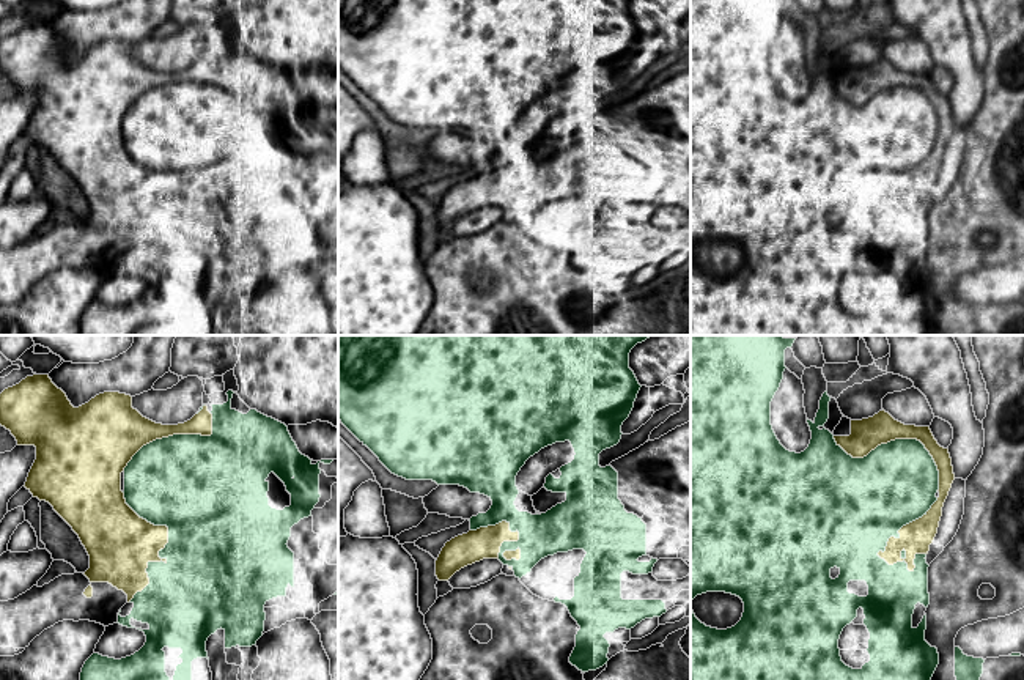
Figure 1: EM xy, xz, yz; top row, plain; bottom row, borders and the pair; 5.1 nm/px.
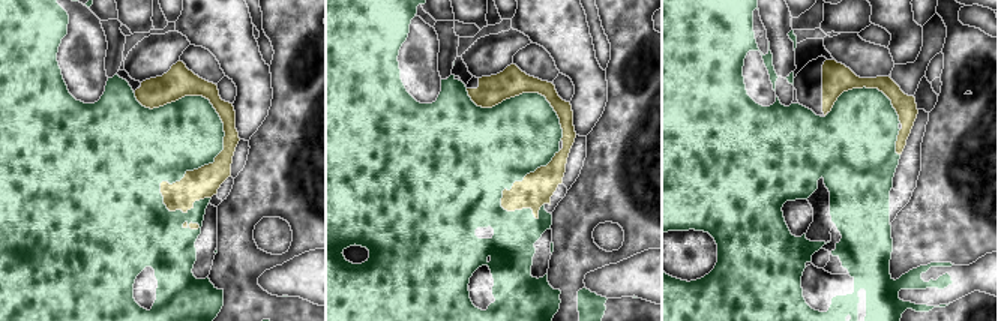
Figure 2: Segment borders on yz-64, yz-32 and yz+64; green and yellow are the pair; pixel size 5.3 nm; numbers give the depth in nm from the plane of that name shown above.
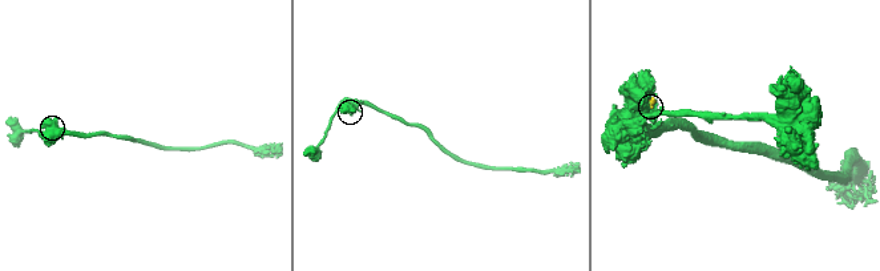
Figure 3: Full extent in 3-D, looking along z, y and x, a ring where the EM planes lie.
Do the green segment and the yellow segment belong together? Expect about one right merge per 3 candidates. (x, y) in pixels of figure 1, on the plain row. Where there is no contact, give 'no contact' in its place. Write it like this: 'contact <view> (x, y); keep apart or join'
contact yz (902, 173); keep apart

